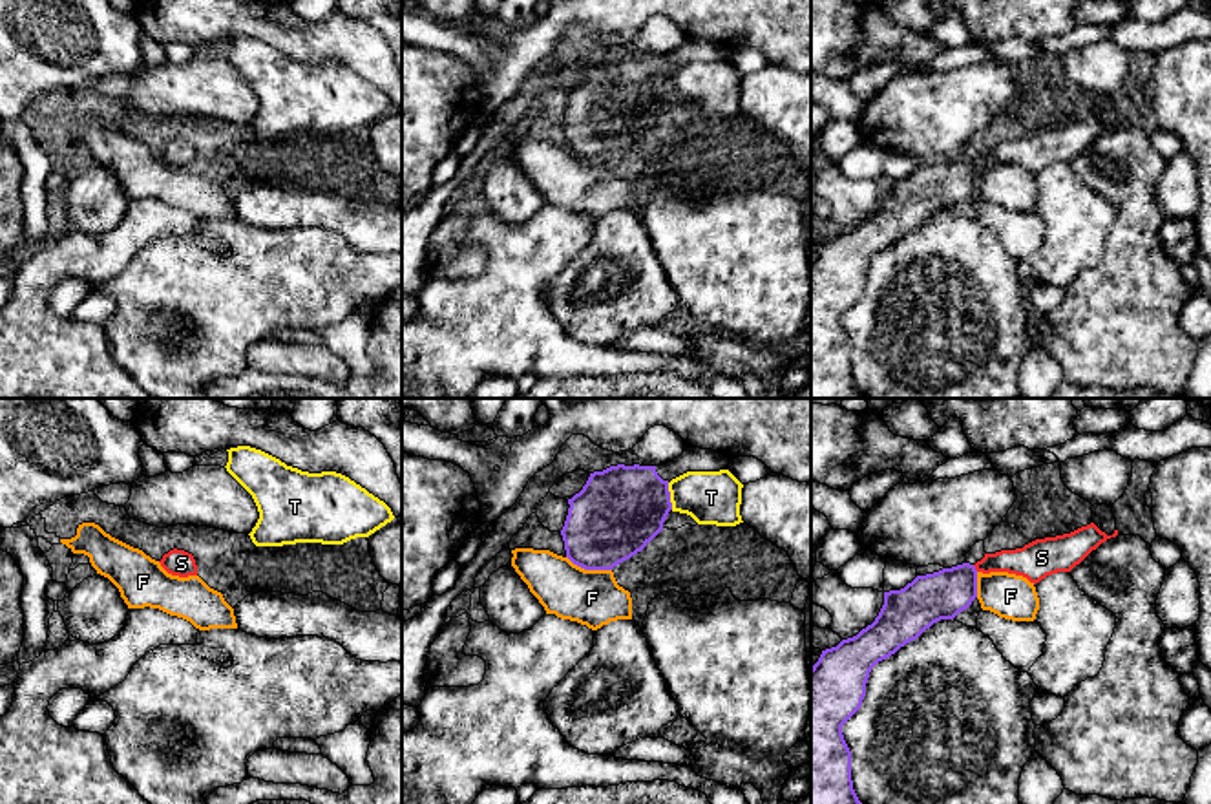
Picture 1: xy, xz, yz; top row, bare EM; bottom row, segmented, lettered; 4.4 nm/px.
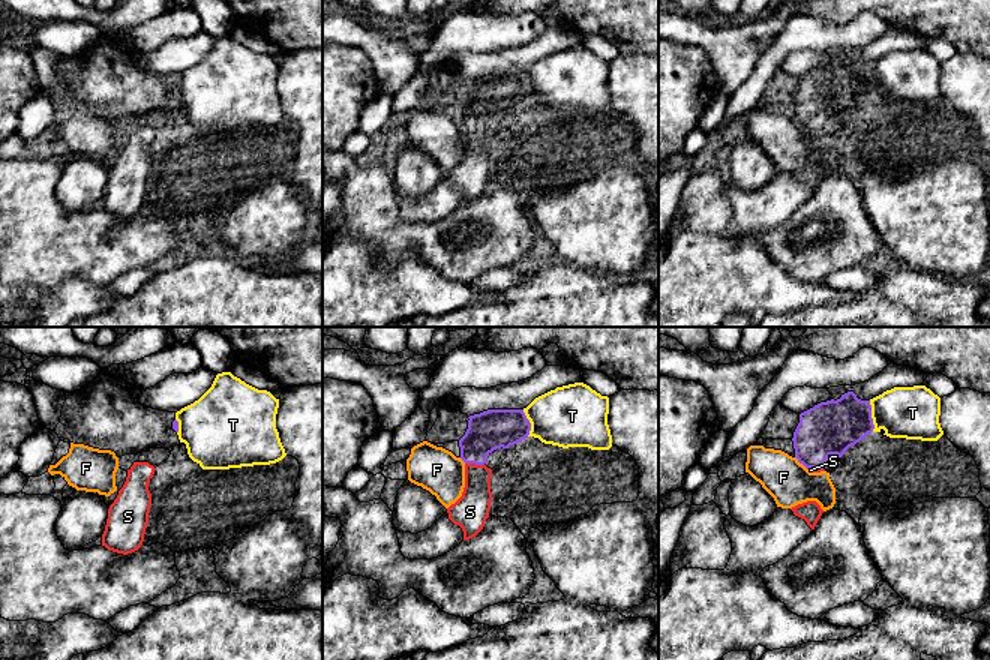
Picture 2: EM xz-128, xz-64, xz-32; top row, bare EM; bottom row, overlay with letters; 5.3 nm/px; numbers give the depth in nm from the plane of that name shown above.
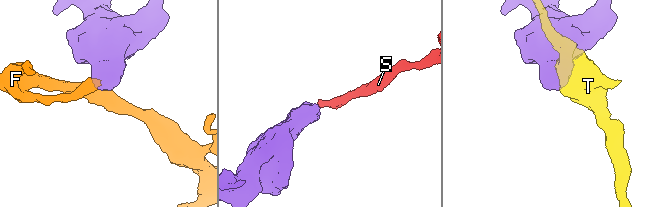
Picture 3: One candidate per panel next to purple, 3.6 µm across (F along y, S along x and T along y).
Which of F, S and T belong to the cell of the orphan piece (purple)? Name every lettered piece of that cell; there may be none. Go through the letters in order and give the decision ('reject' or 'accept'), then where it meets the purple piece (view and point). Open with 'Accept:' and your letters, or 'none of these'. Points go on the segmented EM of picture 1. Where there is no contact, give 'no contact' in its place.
Accept: S
F: reject; meets purple in xz at (589, 569)
S: accept; meets purple in yz at (974, 569)
T: reject; meets purple in xz at (669, 496)

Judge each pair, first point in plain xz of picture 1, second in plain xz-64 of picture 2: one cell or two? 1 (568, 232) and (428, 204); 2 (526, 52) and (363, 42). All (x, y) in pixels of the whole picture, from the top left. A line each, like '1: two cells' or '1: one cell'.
1: one cell
2: one cell

